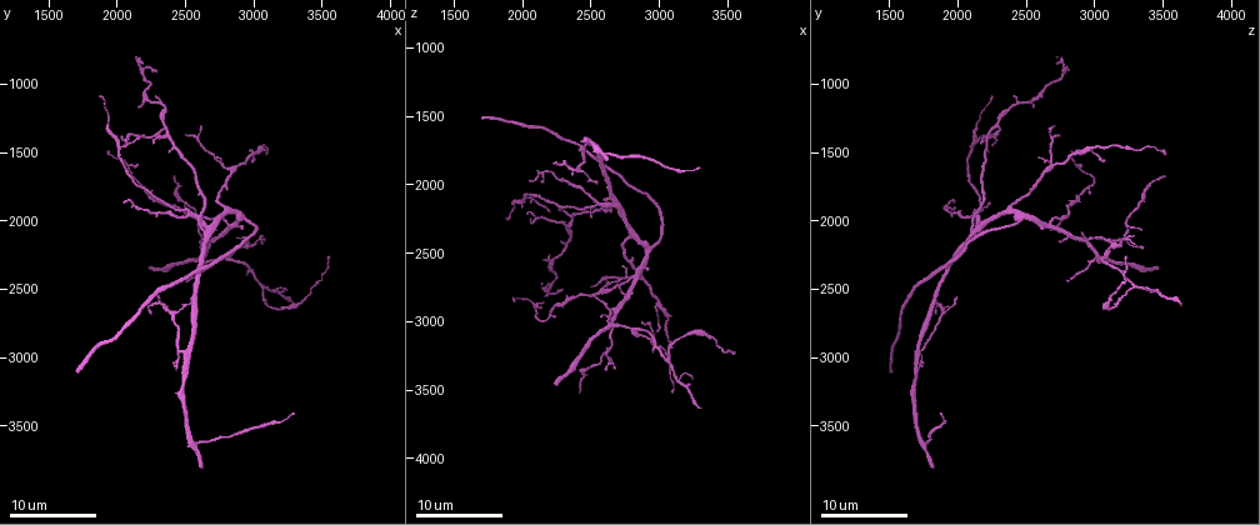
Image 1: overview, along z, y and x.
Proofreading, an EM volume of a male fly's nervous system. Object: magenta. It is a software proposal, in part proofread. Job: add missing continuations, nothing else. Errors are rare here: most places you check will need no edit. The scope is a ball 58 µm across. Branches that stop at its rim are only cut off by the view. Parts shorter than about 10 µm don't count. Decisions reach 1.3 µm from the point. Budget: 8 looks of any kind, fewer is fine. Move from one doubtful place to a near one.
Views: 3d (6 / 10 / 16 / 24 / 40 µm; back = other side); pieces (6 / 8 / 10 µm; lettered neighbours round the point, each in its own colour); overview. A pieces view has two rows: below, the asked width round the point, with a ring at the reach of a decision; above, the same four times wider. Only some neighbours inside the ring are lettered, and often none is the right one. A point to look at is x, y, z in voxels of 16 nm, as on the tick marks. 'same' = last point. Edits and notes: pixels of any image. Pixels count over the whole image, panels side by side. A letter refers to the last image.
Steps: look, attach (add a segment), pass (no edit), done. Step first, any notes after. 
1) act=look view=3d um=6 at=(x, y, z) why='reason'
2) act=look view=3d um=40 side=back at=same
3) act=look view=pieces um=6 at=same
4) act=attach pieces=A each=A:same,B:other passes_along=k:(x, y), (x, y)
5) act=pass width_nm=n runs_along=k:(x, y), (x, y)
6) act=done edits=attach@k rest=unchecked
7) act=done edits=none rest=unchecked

act=look view=pieces um=8 at=(2260, 2680, 1820) why='branch stops here'

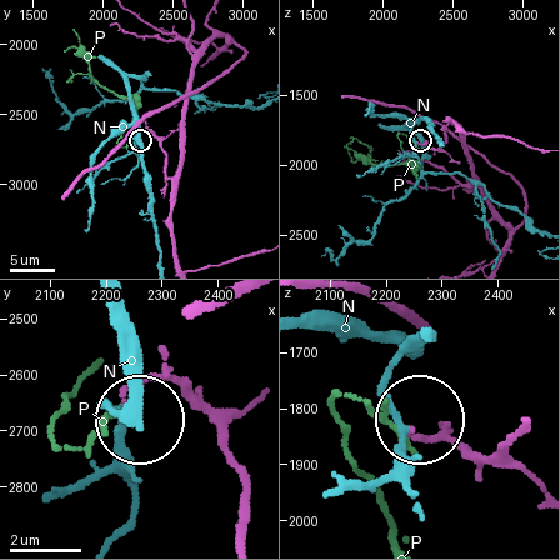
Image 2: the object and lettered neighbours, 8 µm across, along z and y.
act=pass each=N:other,P:other runs_along=2:(523, 425), (478, 455), (413, 429) found='no lettered segment goes on from it'

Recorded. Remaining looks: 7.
act=look view=3d um=10 at=(2540, 2560, 1980) why='tapers out'

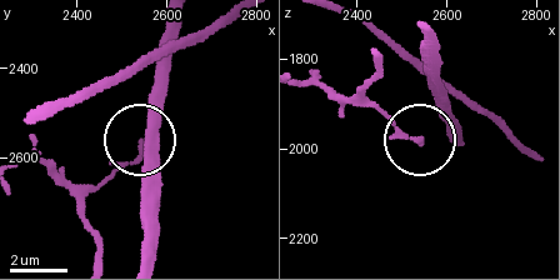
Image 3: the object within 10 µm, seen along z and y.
act=look view=pieces um=8 at=(2540, 2570, 1990)

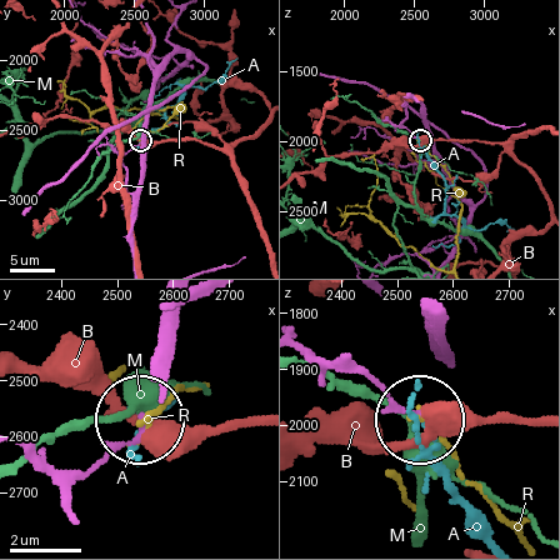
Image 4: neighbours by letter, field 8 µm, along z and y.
act=pass width_nm=150 each=A:other,B:other,M:other,R:other runs_along=4:(71, 490), (140, 421) found='no lettered segment goes on from it'

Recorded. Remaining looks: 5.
act=look view=3d um=6 at=(2060, 1860, 1980) why='thin end'

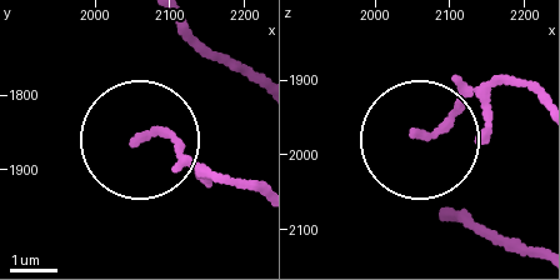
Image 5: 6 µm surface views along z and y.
act=look view=pieces um=8 at=(2055, 1860, 1975) why='see the neighbours'

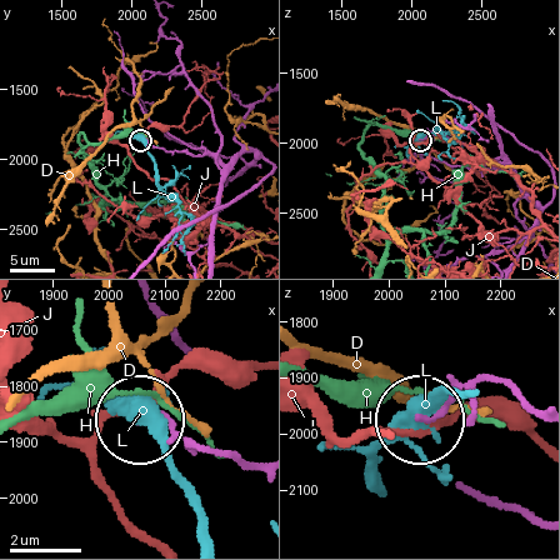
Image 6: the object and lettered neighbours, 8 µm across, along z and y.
act=pass each=D:other,H:other,J:other,L:other runs_along=6:(234, 165), (221, 164), (205, 154), (168, 151), (141, 139) found='no lettered segment goes on from it'

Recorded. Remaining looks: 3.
act=look view=3d um=6 at=(2260, 1440, 2160) why='thin end'

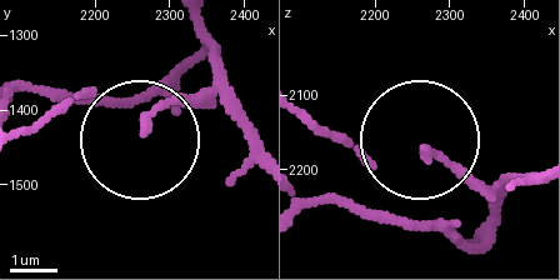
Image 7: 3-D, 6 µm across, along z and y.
act=look view=pieces um=8 at=(2270, 1425, 2175)

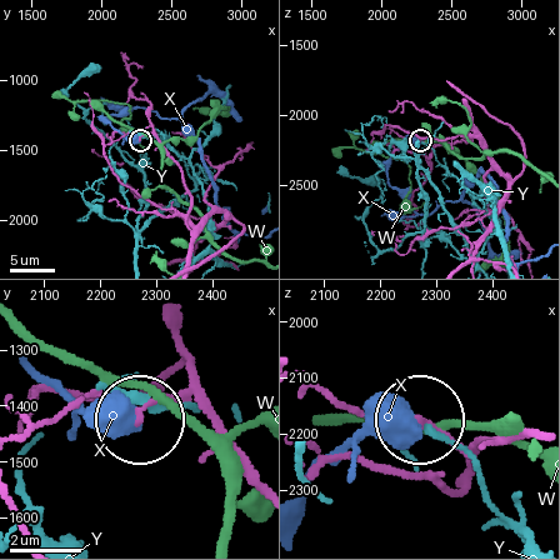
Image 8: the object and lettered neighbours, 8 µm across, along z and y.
act=pass each=W:other,X:other,Y:other found='none of them fits'

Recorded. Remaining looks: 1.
act=done edits=none rest=unchecked

